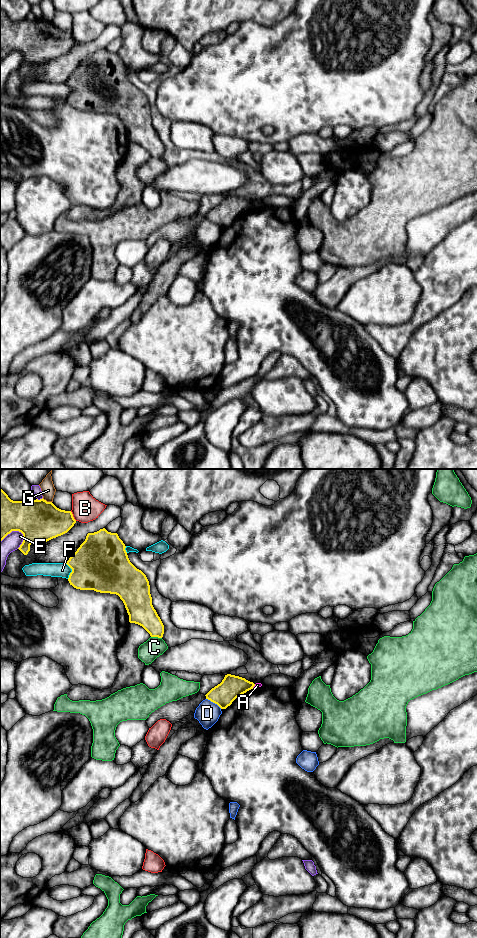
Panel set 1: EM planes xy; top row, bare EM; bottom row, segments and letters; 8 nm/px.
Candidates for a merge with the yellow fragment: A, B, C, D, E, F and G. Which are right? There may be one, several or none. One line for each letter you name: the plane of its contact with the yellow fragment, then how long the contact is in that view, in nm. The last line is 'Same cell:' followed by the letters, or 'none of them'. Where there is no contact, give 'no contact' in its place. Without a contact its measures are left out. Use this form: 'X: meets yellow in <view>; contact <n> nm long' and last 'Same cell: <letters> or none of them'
Same cell: none of them

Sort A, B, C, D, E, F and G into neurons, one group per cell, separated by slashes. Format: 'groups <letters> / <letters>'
groups A / B / C / D / E / F / G

